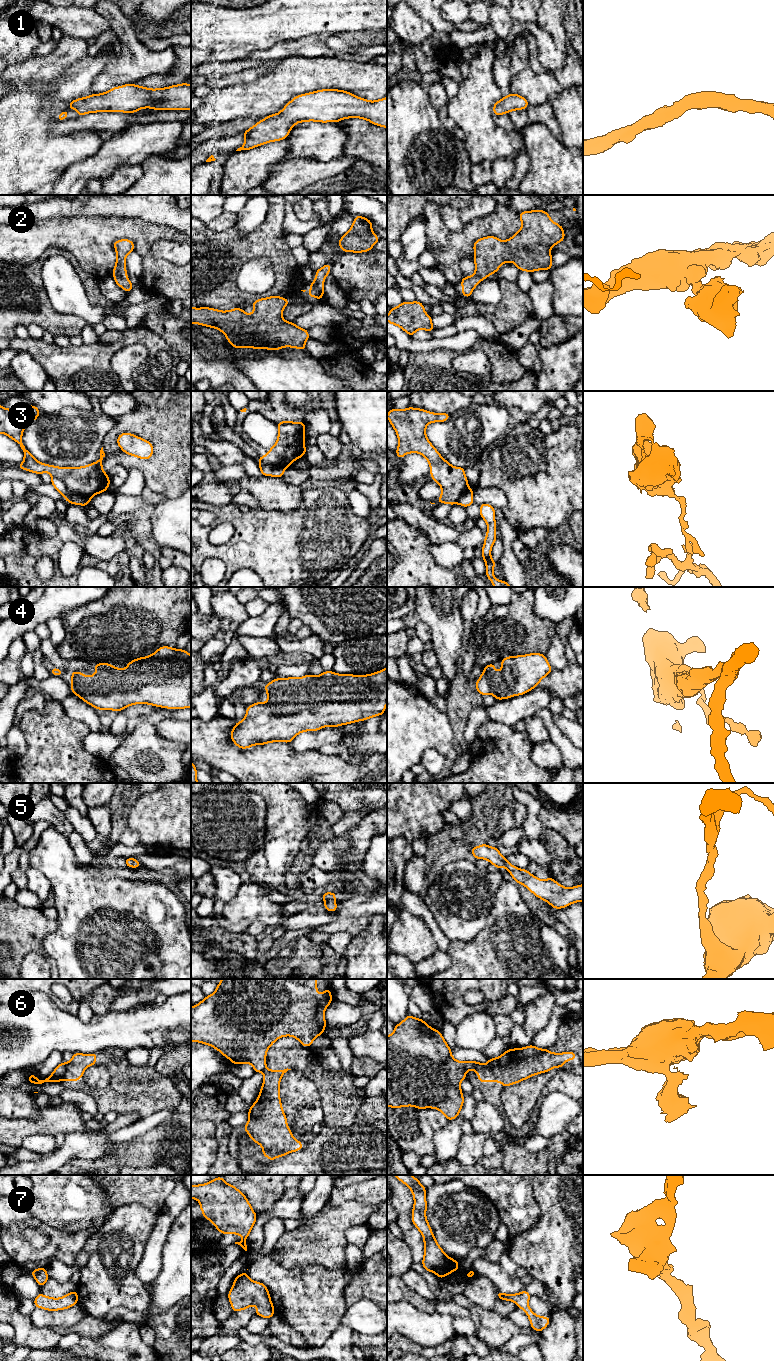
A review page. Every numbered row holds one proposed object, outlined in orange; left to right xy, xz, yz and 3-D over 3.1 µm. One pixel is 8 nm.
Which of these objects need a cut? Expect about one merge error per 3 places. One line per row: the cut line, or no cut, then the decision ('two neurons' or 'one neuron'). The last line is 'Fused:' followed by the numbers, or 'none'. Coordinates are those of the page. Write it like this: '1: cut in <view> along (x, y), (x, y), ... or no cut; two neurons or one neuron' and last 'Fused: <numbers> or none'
1: no cut; one neuron
2: no cut; one neuron
3: cut in xy along (52, 476), (58, 477), (70, 494), (82, 495), (89, 500); two neurons
4: no cut; one neuron
5: no cut; one neuron
6: cut in xy along (68, 1063), (65, 1073), (60, 1080); two neurons
7: no cut; one neuron
Fused: 3, 6

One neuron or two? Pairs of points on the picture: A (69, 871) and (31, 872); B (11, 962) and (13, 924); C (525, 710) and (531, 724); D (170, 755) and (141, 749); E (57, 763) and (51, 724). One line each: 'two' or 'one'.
A: two
B: one
C: two
D: one
E: one

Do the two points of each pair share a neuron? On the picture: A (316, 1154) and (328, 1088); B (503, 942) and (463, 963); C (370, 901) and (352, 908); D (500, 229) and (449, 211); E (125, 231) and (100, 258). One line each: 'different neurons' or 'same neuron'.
A: different neurons
B: same neuron
C: same neuron
D: different neurons
E: same neuron

